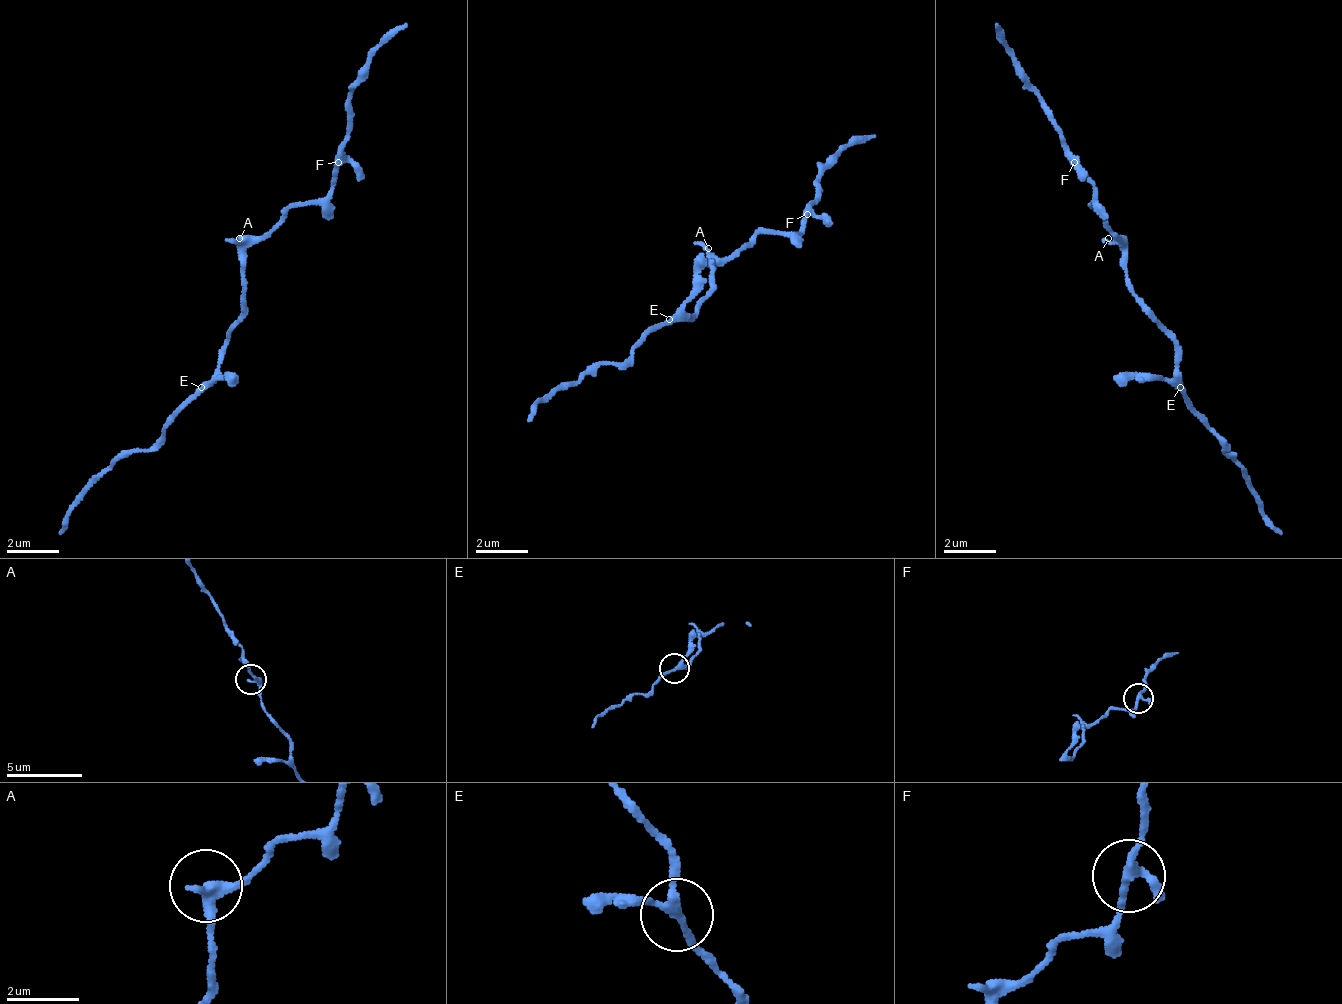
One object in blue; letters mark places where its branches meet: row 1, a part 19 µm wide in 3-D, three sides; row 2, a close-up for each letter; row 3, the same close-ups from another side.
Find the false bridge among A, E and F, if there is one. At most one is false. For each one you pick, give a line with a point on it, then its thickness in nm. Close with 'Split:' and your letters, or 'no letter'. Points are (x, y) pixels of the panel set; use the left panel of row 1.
Split: no letter

